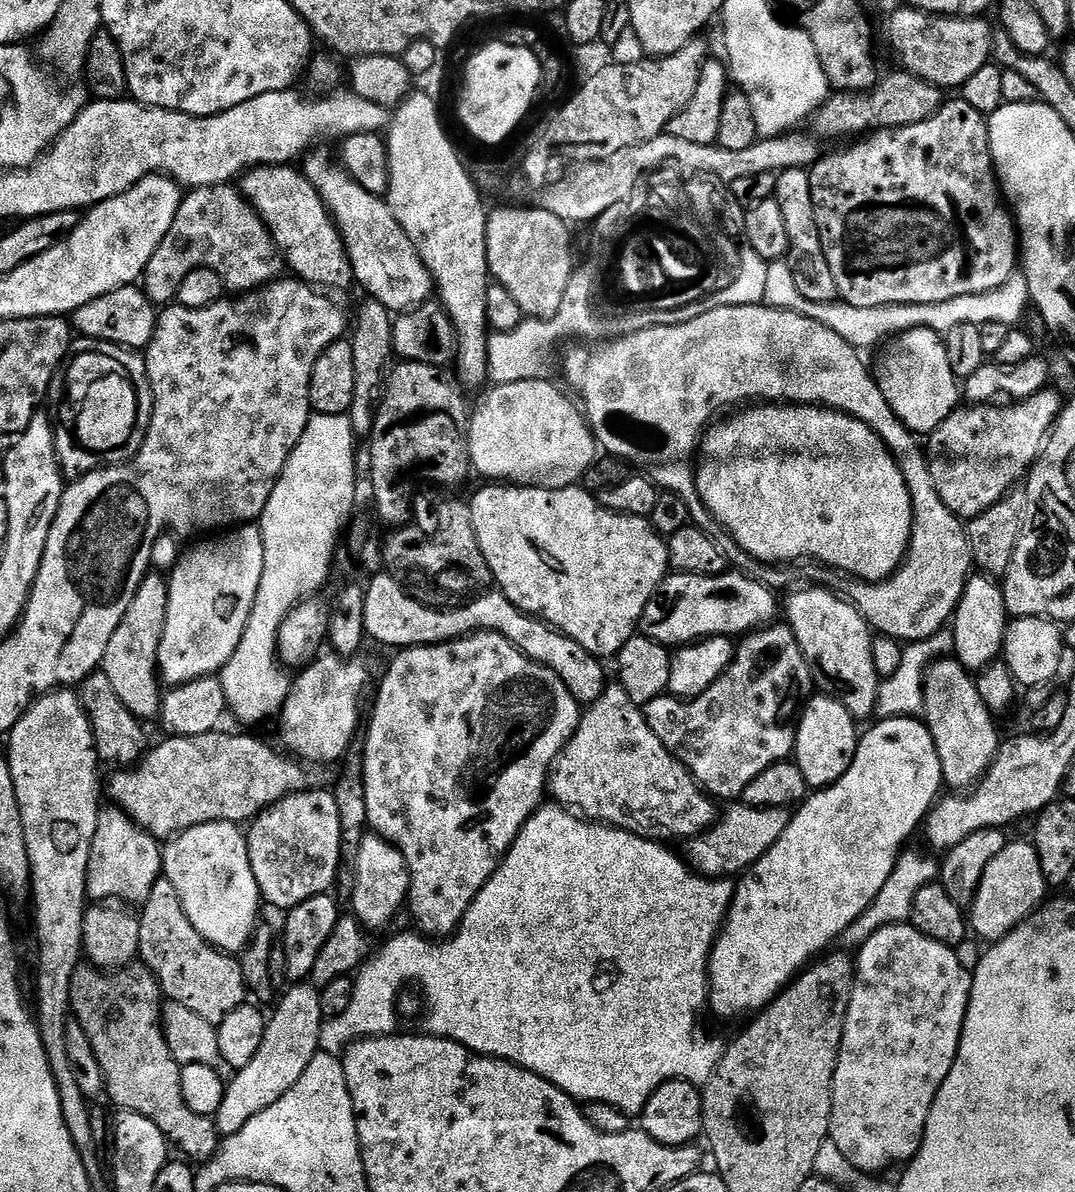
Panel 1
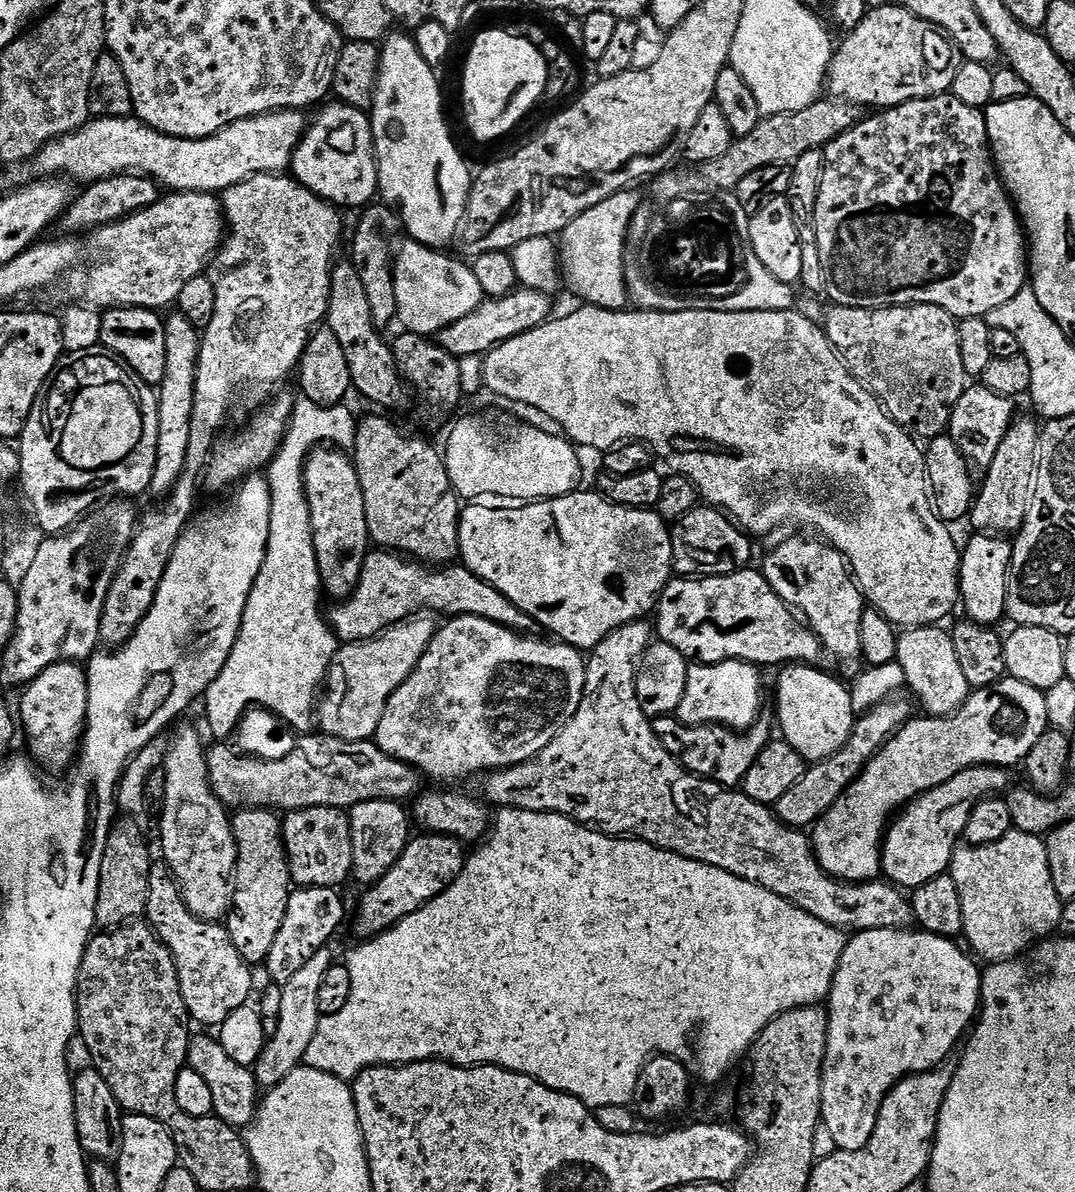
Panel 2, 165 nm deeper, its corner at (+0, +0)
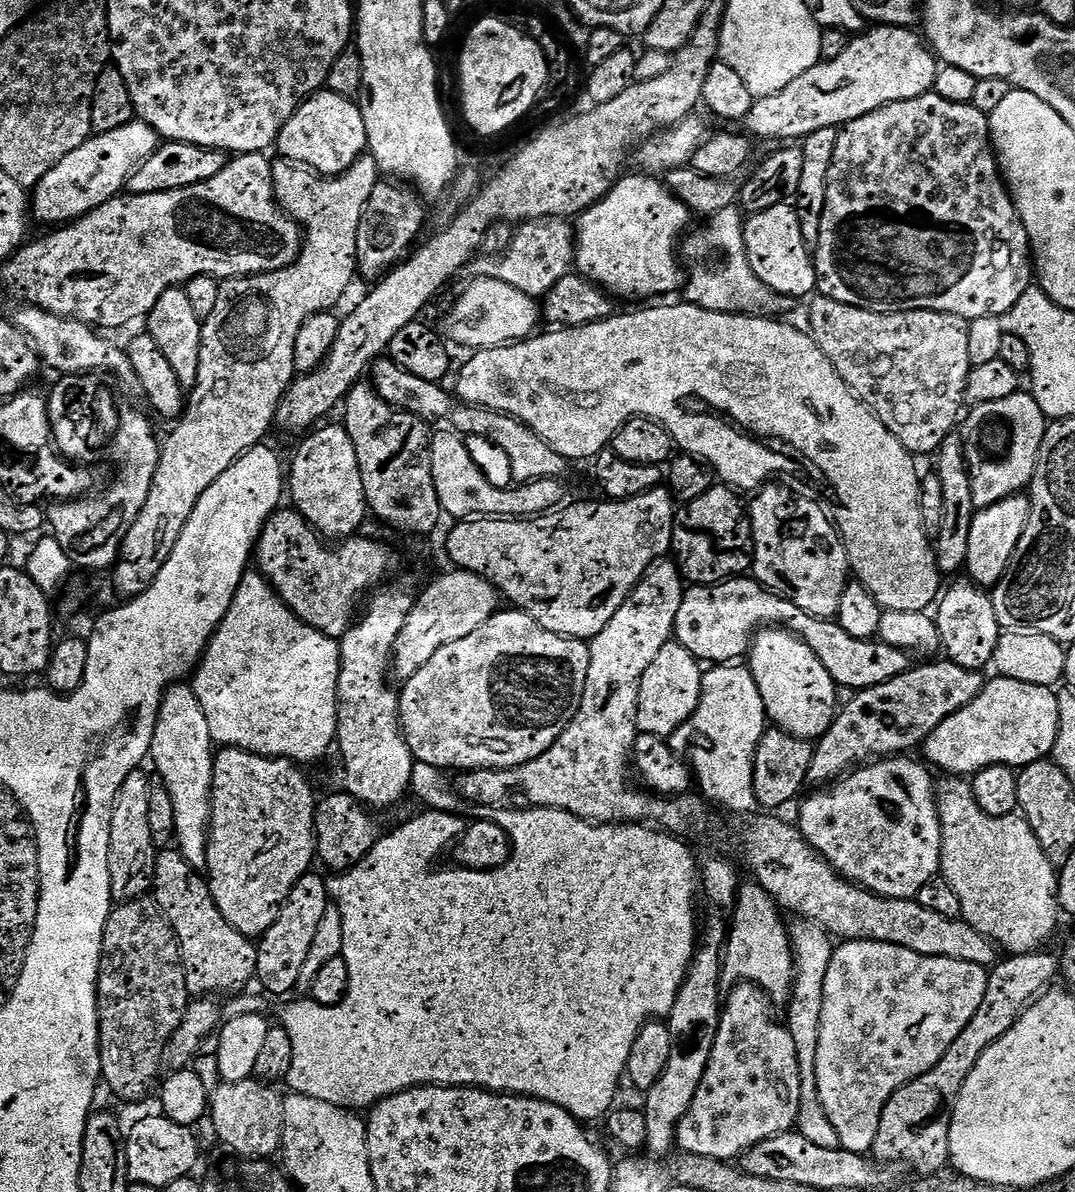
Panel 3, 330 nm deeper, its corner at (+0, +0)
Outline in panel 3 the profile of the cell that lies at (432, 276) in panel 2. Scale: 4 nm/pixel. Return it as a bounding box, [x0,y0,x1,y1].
[447,278,542,350]

